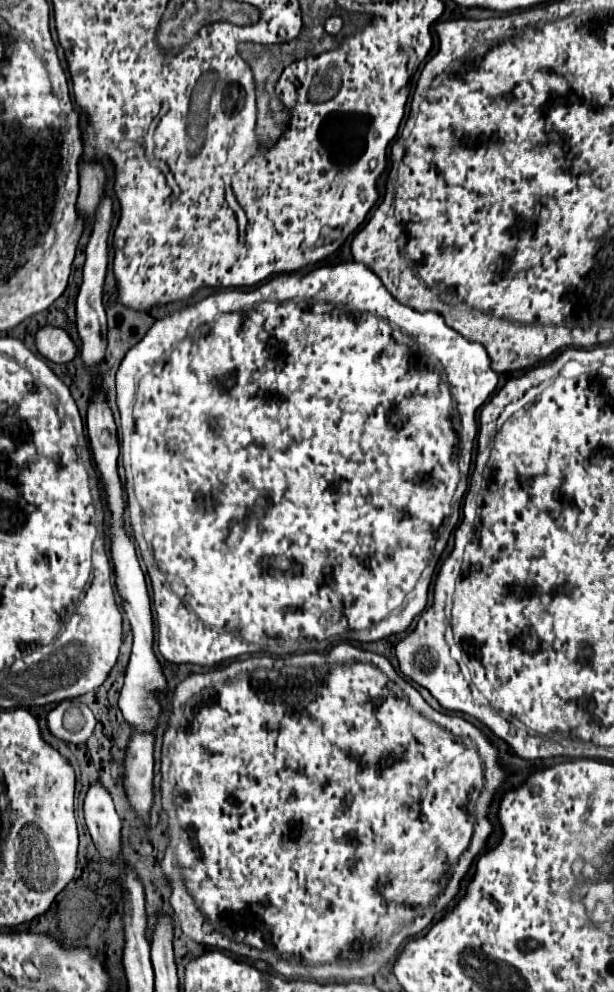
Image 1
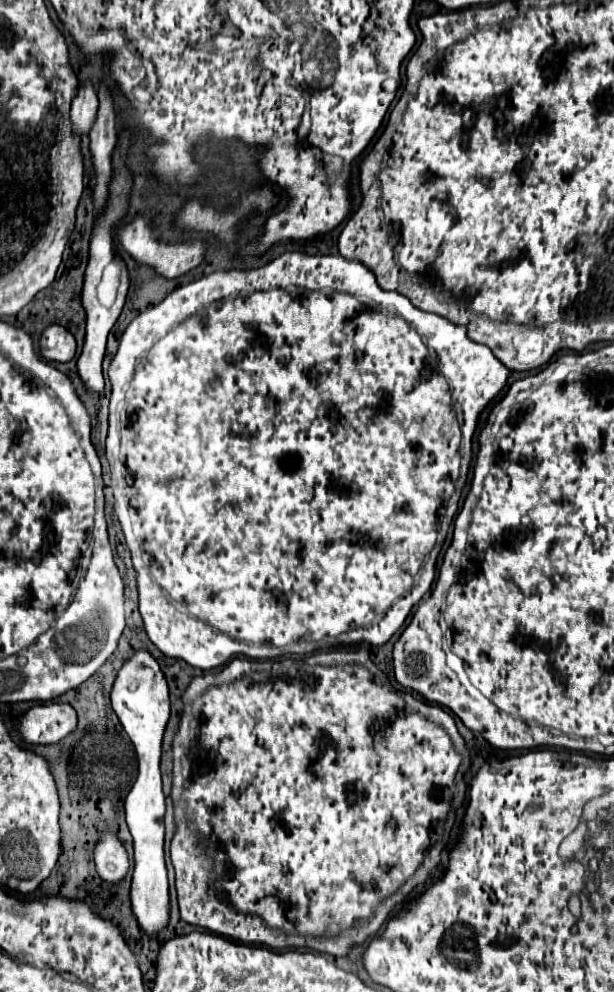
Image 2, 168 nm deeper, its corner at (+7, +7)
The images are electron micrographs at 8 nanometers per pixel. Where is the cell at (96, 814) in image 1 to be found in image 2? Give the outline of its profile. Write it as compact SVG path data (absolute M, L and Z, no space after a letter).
M110 832L100 834L100 842L96 844L96 850L94 850L94 860L96 860L96 870L100 878L110 884L118 884L128 874L128 868L130 868L128 854L122 842Z

